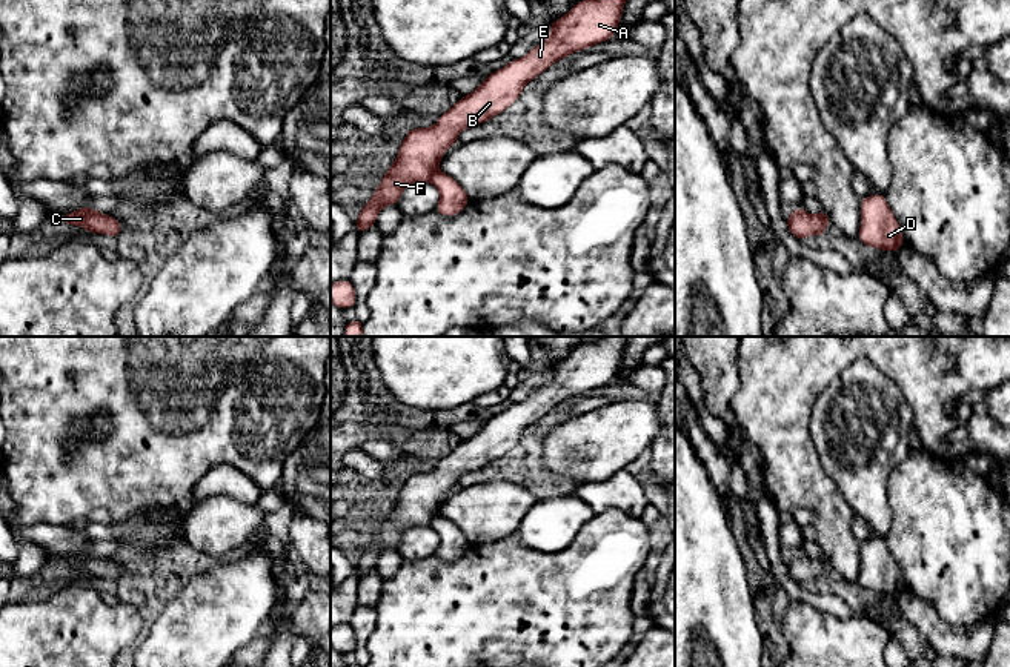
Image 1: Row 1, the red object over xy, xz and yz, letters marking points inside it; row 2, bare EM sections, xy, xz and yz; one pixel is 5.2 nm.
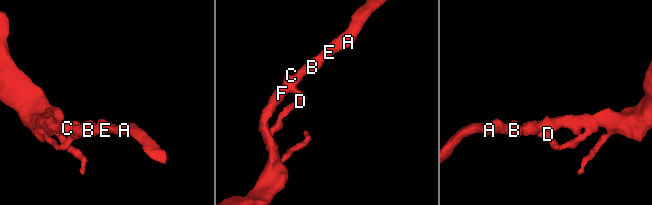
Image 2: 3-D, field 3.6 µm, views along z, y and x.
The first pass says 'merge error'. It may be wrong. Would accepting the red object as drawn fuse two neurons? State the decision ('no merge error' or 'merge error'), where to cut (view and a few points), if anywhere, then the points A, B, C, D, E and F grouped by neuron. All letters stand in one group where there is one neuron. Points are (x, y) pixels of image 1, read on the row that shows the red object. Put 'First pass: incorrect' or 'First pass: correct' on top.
First pass: incorrect
no merge error; cut none; groups A B C D E F

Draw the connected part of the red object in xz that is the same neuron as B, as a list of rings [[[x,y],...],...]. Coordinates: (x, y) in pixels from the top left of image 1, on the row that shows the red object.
[[[581,0],[561,18],[549,23],[547,40],[489,74],[483,85],[454,103],[434,126],[409,128],[395,161],[381,175],[380,186],[354,223],[358,234],[374,227],[378,212],[387,204],[398,204],[404,187],[418,181],[430,181],[438,189],[435,211],[440,215],[460,214],[470,198],[455,178],[438,171],[444,152],[458,143],[458,132],[506,111],[530,80],[558,60],[610,40],[618,29],[624,3],[626,0]]]

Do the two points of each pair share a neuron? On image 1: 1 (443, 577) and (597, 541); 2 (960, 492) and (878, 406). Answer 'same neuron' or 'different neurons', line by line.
1: same neuron
2: different neurons

